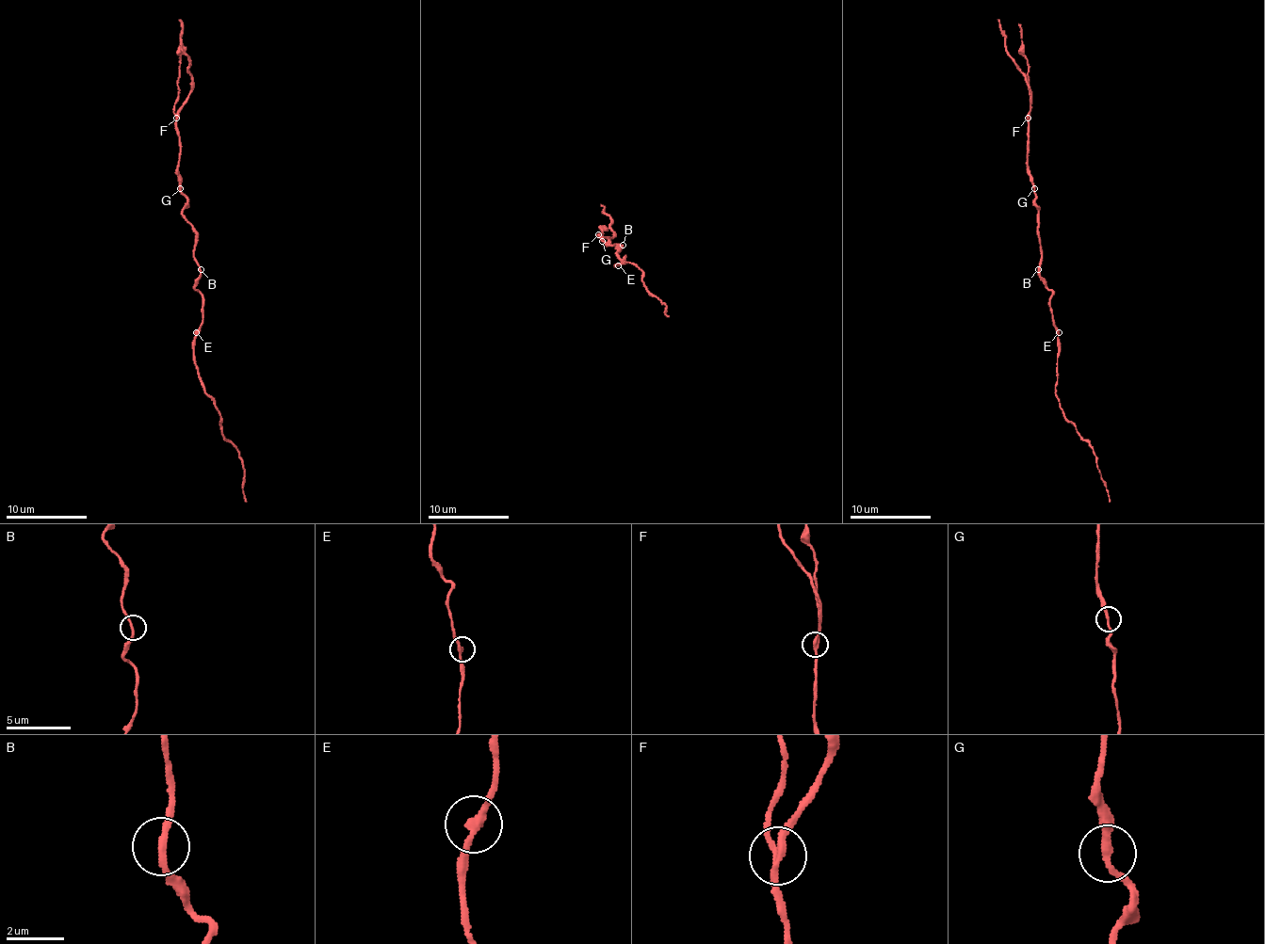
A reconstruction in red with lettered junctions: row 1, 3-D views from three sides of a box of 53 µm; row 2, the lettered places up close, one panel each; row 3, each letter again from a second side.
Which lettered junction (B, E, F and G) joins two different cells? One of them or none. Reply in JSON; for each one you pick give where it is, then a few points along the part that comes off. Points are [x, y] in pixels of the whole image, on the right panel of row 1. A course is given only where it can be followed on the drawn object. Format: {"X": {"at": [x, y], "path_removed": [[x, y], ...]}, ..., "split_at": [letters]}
{"F": {"at": [1028, 118], "path_removed": [[1029, 118], [1029, 81], [1006, 50], [1004, 30], [997, 20]]}, "split_at": ["F"]}

